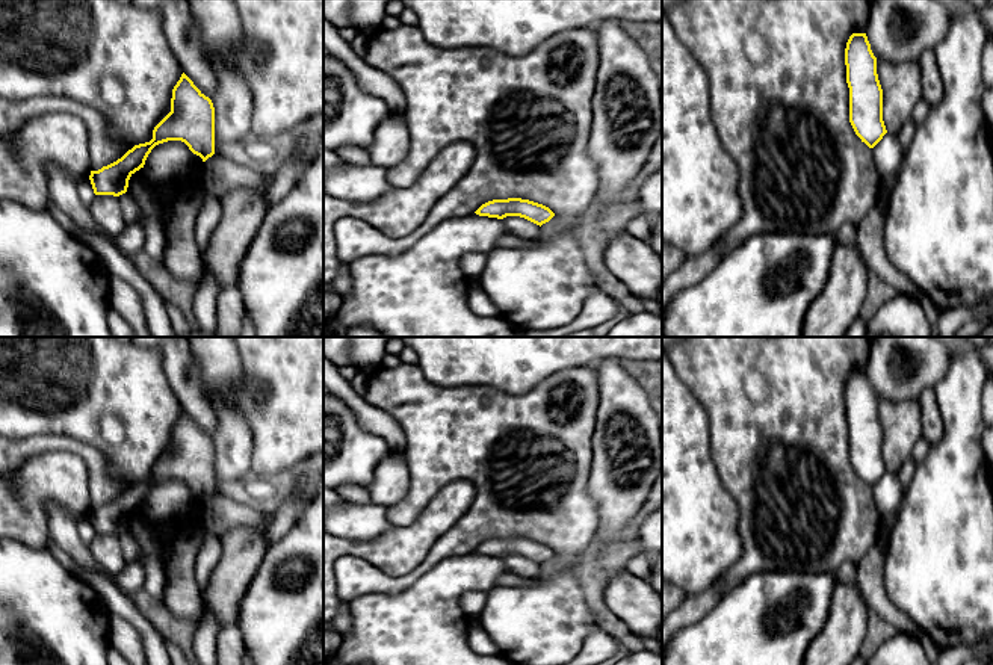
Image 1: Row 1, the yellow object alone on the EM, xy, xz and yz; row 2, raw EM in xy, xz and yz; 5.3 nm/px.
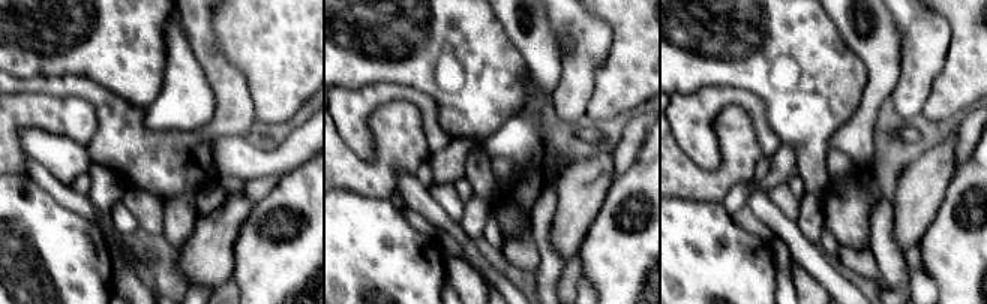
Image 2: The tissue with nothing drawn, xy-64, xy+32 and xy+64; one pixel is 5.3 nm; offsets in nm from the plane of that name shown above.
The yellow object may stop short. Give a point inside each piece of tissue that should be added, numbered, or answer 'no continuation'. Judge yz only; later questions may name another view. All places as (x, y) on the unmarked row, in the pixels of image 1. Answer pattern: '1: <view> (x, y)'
no continuation

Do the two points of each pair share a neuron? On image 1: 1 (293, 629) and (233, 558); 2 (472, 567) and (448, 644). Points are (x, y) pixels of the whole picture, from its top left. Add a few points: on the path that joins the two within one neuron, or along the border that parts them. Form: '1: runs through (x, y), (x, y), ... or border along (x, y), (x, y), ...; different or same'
1: border along (268, 547), (238, 612); different
2: runs through (451, 579), (433, 599), (433, 623); same

